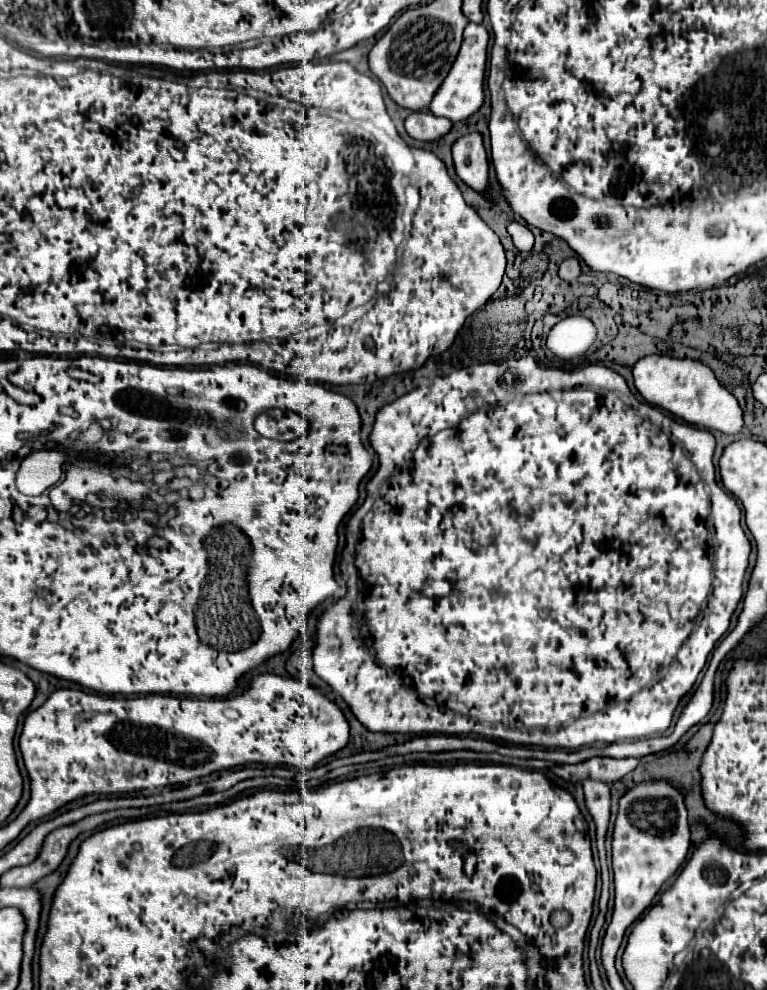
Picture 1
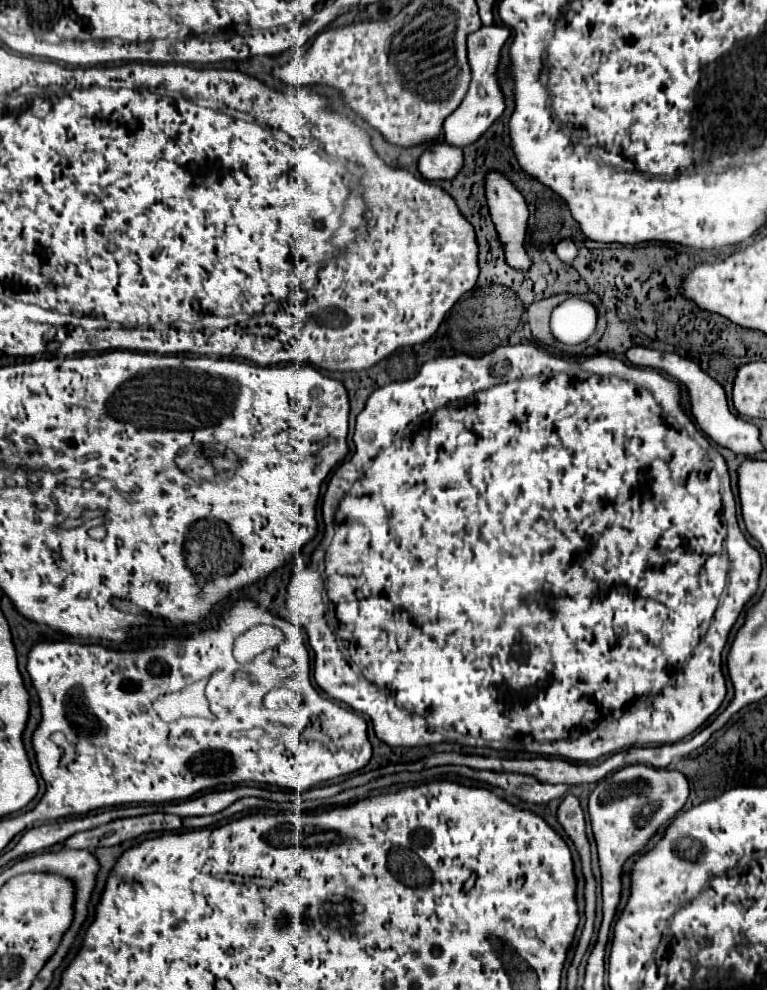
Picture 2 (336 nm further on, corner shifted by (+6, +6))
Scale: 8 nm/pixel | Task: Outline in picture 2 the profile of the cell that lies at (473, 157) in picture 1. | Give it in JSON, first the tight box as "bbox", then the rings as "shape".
{"bbox":[486,170,530,268],"shape":[[[490,170],[486,174],[486,200],[488,200],[488,208],[490,208],[490,216],[492,216],[492,222],[496,224],[496,230],[500,234],[500,240],[502,240],[502,248],[506,250],[506,260],[512,268],[528,268],[530,266],[530,258],[526,256],[524,252],[524,234],[526,234],[526,220],[528,220],[528,208],[526,208],[526,202],[524,202],[524,196],[512,186],[512,182],[496,172],[496,170]]]}

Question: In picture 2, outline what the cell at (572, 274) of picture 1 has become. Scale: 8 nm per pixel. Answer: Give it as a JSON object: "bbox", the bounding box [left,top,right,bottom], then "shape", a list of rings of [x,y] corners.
{"bbox":[556,240,578,264],"shape":[[[562,240],[556,244],[556,256],[564,262],[564,264],[570,264],[578,254],[578,248],[572,240]]]}

